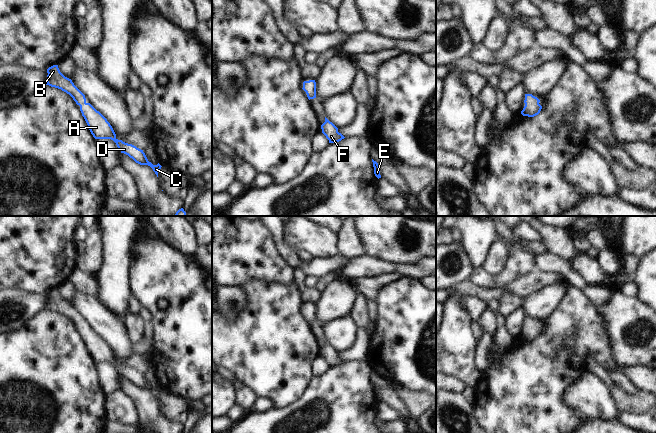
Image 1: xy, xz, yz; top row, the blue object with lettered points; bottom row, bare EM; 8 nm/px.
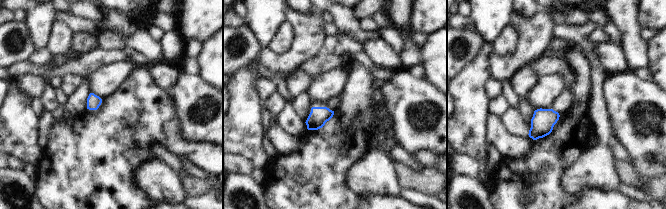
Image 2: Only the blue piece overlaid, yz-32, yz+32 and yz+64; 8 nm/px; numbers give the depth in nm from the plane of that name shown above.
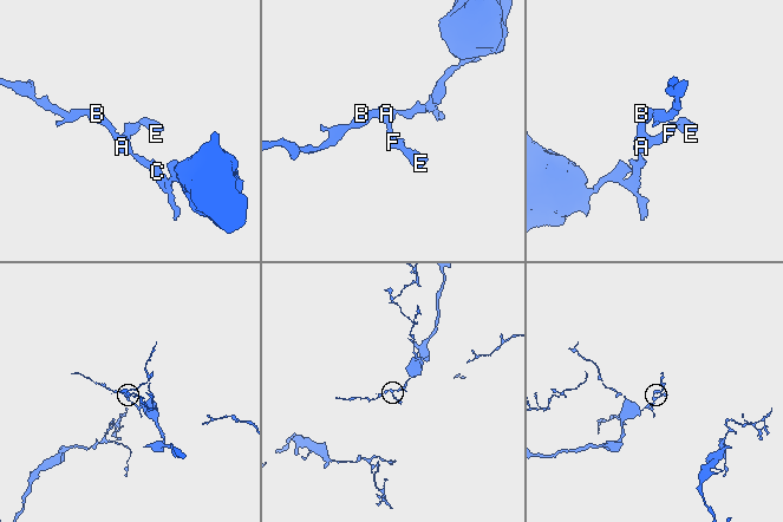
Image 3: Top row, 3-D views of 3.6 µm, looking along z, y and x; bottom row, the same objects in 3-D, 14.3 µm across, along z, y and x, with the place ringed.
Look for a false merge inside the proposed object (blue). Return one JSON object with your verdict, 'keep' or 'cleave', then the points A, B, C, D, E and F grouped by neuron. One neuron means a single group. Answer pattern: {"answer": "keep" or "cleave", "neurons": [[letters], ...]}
{"answer": "keep", "neurons": [["A", "B", "C", "D", "E", "F"]]}

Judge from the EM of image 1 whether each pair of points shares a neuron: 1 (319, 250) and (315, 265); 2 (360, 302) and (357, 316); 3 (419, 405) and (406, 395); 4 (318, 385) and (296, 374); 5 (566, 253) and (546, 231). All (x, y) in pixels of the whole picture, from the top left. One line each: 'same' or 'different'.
1: different
2: same
3: same
4: different
5: same

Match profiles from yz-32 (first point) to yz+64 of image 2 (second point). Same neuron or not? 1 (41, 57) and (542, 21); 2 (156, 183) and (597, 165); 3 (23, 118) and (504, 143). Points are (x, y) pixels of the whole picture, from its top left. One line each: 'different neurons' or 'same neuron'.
1: same neuron
2: same neuron
3: different neurons

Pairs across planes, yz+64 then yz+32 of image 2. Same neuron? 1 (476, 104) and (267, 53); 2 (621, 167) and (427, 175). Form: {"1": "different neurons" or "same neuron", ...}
{"1": "different neurons", "2": "same neuron"}

